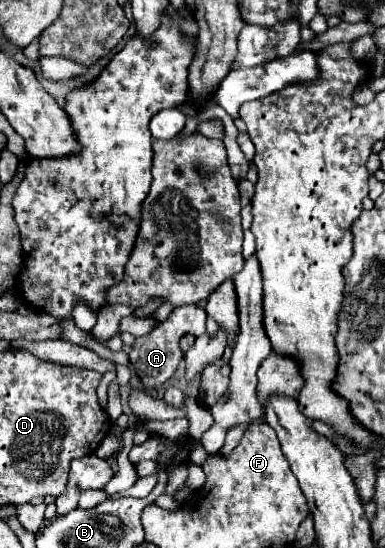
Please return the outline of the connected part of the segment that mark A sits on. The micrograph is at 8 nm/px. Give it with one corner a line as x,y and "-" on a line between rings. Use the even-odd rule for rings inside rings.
187,304
187,306
175,308
171,312
171,316
165,322
159,322
157,328
149,336
135,340
135,346
129,350
129,362
133,364
135,372
141,376
145,386
155,388
173,376
179,362
183,360
183,352
179,348
181,336
185,336
185,334
201,336
205,332
205,322
207,322
207,312
203,308
199,308
197,304

